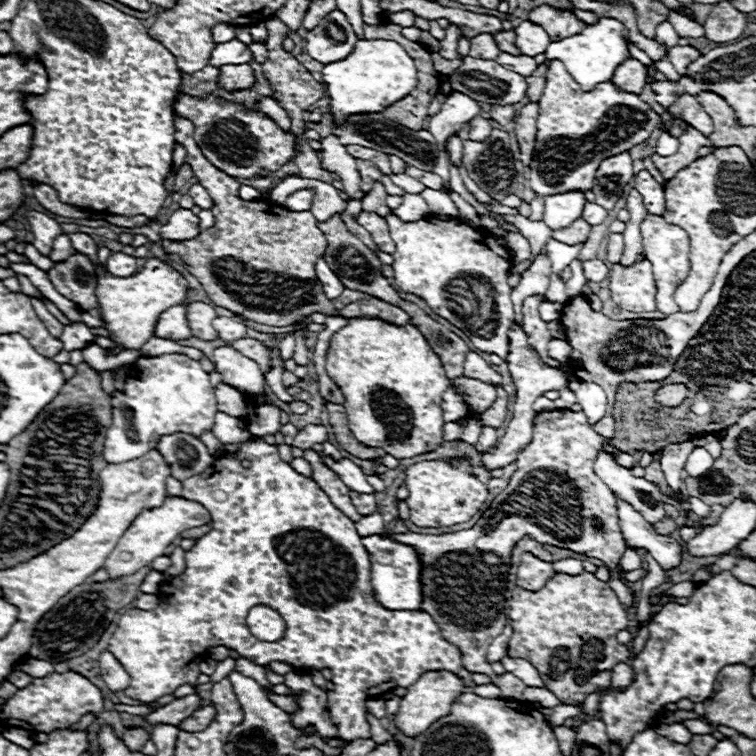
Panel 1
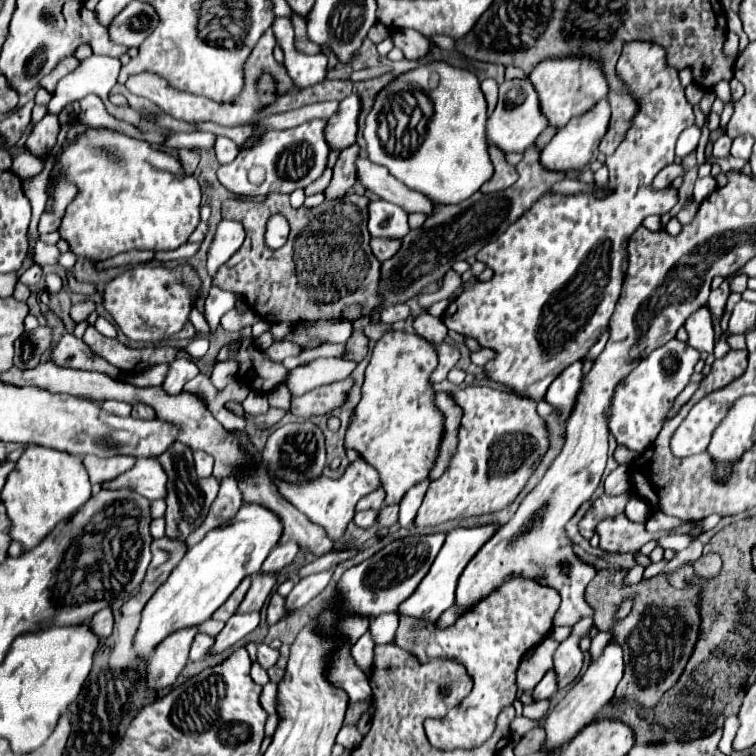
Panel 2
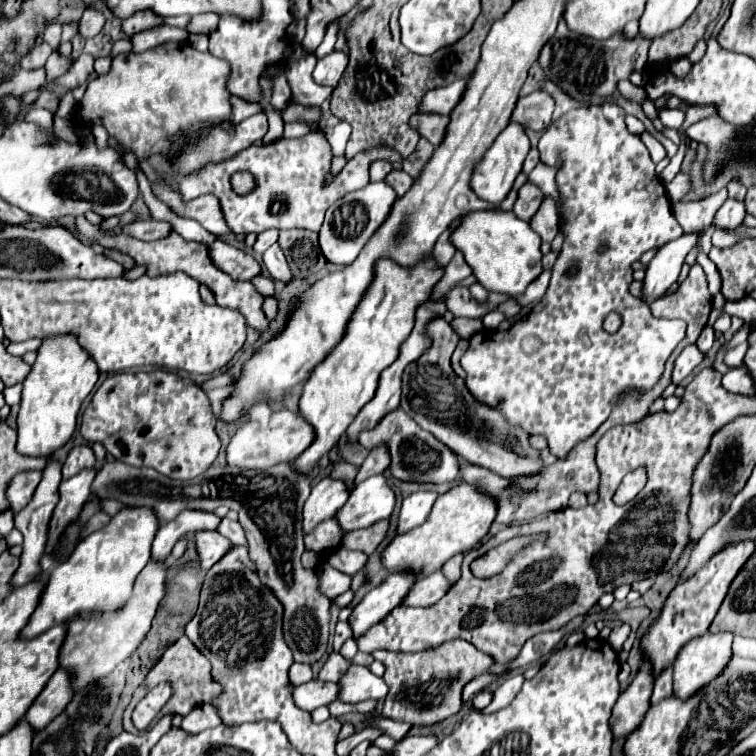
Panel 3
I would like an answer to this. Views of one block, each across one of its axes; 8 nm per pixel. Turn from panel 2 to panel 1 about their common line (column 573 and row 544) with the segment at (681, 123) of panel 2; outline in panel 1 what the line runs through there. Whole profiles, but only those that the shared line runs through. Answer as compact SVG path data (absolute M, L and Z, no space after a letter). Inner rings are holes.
M264 440L244 444L240 458L252 460L252 468L242 468L240 460L224 454L202 474L184 480L182 496L208 506L212 530L186 552L186 570L172 582L160 584L158 600L164 606L154 610L134 608L120 618L108 650L130 676L124 692L142 704L152 704L166 694L174 694L182 684L196 684L198 666L208 658L208 648L226 646L262 666L278 660L292 664L296 670L330 668L334 692L328 695L326 713L338 726L342 738L370 738L370 724L366 720L366 702L370 698L396 686L408 688L424 672L448 670L458 674L462 652L442 638L440 626L430 614L422 610L388 610L374 598L370 556L360 542L362 538L354 522L330 502L312 478L304 478L290 464L282 462L276 446ZM260 604L276 608L286 620L286 634L278 642L258 640L248 630L246 616L250 606Z

